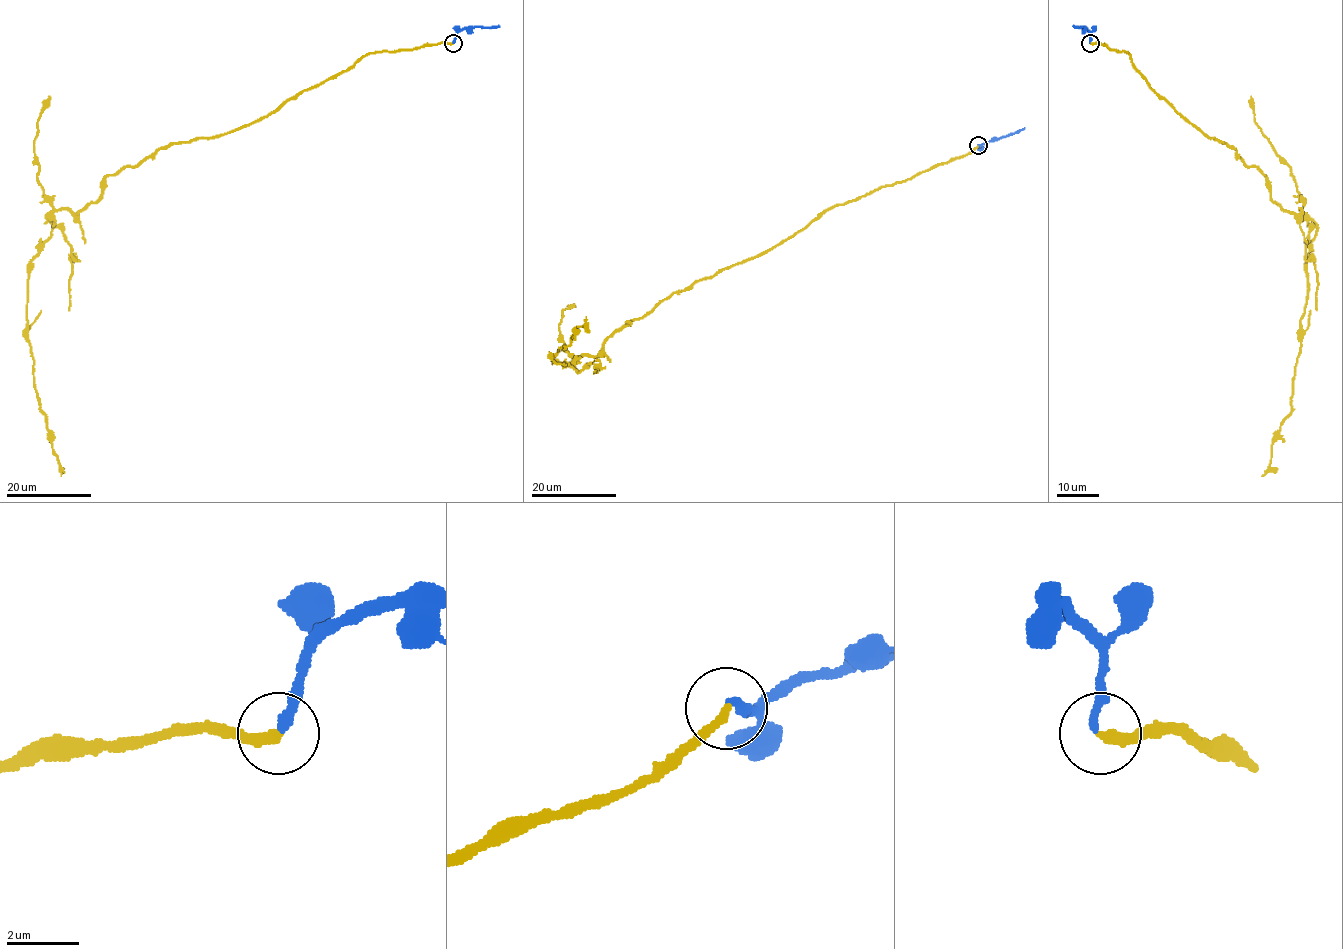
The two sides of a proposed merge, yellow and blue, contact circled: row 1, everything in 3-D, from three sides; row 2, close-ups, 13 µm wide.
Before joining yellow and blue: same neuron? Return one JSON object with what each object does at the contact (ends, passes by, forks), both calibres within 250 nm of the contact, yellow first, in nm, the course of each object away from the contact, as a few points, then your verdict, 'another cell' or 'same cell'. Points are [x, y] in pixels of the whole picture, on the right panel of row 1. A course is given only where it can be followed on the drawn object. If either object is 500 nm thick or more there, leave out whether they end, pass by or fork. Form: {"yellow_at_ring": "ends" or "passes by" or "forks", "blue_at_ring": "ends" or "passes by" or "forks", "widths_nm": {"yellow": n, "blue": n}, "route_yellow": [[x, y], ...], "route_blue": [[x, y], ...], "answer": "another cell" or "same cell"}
{"yellow_at_ring": "ends", "blue_at_ring": "ends", "widths_nm": {"yellow": 260, "blue": 240}, "route_yellow": [[1090, 43], [1127, 52], [1185, 120], [1263, 174], [1274, 202], [1301, 209], [1317, 225], [1291, 413], [1261, 476]], "route_blue": [[1089, 43], [1090, 33], [1086, 29], [1072, 26]], "answer": "same cell"}

